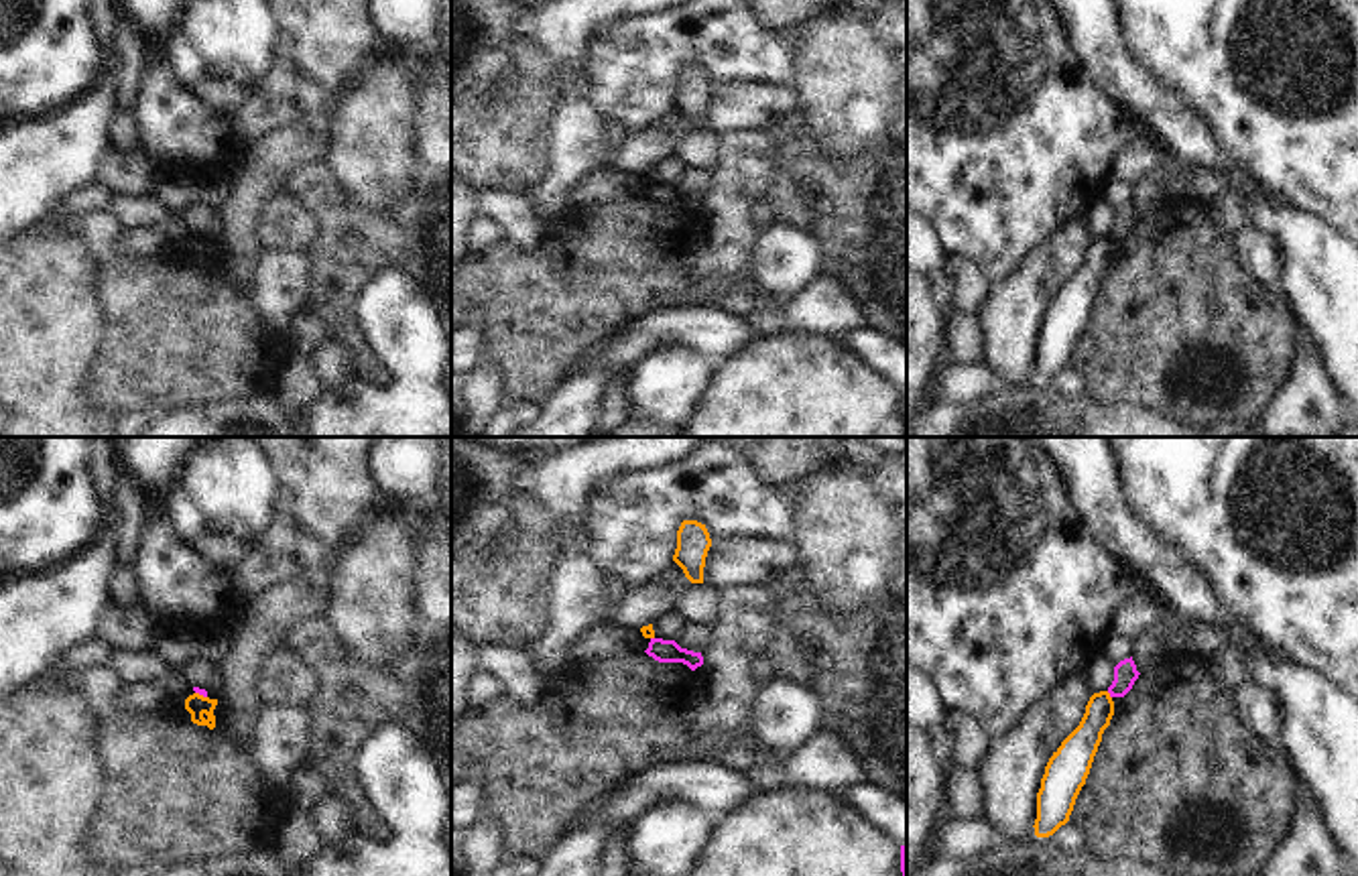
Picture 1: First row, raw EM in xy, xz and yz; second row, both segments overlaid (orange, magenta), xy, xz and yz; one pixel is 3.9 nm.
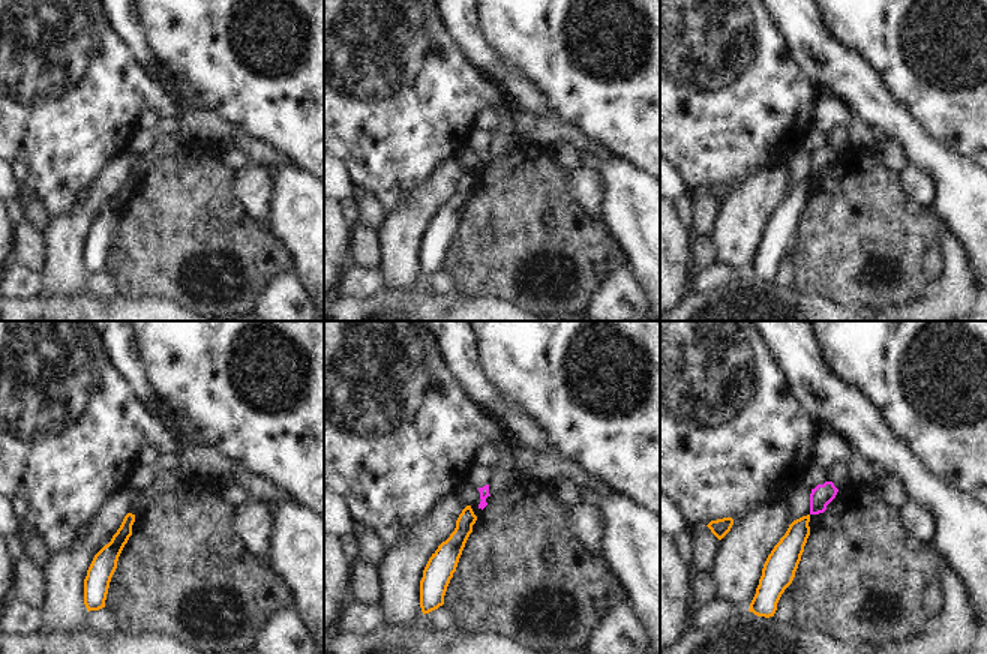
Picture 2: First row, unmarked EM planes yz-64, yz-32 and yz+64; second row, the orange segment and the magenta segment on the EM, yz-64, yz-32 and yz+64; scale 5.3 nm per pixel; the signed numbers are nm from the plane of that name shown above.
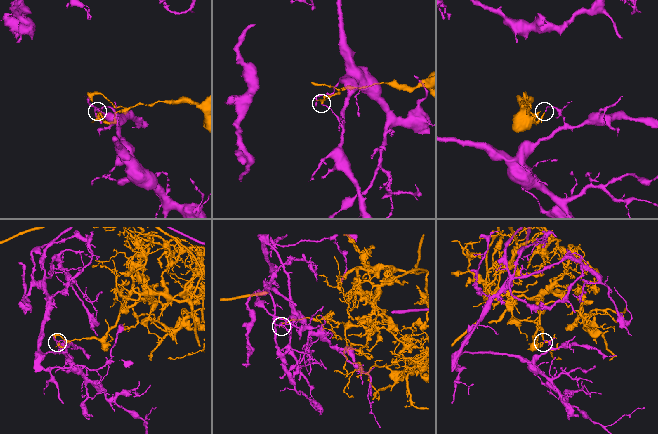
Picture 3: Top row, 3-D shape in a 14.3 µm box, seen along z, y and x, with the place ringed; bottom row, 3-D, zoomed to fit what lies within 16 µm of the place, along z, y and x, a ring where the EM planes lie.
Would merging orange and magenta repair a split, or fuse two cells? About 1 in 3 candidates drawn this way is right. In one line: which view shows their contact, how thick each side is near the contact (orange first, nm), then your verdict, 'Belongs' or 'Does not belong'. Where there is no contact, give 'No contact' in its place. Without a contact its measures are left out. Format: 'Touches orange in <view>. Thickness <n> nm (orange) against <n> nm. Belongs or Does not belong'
Touches orange in yz. Thickness 140 nm (orange) against 100 nm. Does not belong

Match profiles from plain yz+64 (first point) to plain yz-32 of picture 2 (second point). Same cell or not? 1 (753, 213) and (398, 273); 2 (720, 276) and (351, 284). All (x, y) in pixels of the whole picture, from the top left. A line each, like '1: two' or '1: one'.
1: one
2: one

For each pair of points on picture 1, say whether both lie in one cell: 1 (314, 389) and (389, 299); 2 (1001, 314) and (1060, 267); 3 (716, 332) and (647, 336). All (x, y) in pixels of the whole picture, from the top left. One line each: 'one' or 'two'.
1: two
2: one
3: one

